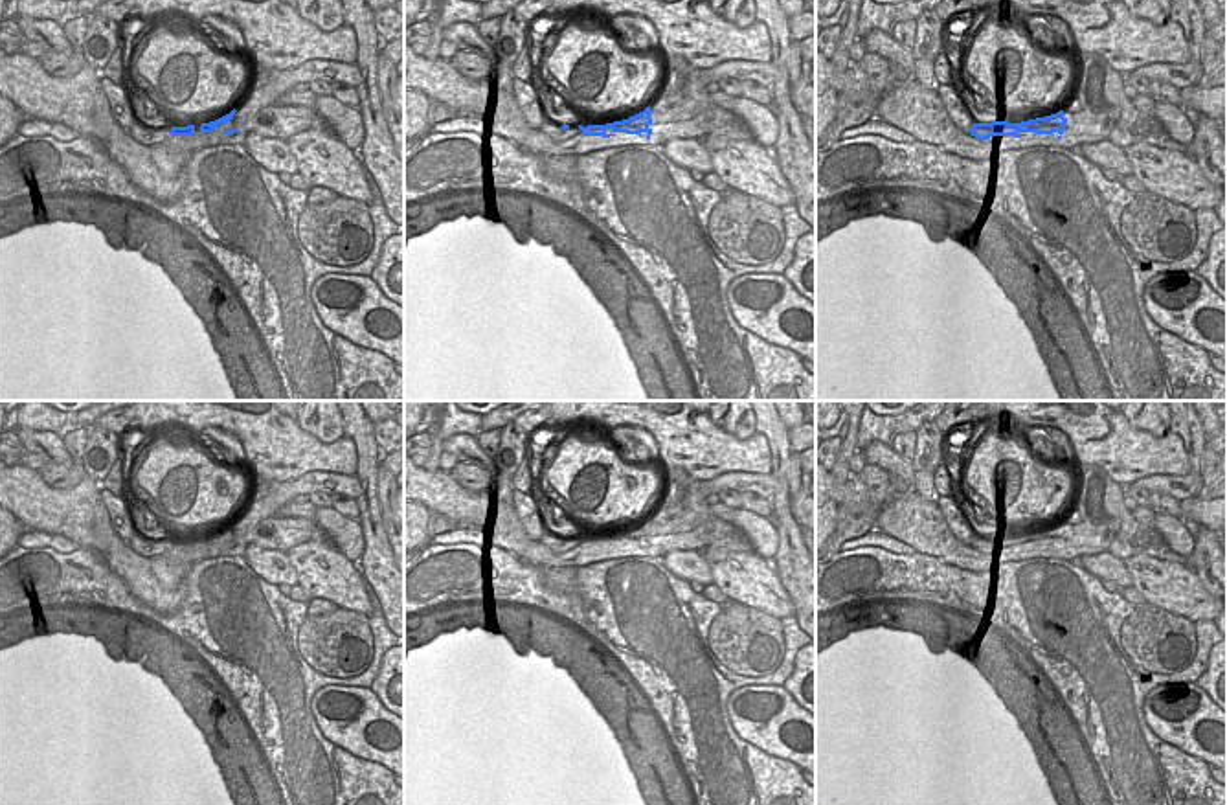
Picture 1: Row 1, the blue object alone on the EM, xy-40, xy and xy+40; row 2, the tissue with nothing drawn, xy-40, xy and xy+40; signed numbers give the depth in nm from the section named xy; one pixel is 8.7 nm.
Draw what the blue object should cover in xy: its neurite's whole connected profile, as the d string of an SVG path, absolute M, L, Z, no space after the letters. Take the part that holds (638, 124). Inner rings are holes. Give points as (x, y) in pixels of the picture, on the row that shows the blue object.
M647 107L643 112L623 119L623 121L614 121L614 123L606 123L606 125L562 125L560 129L542 123L540 130L546 132L553 142L566 142L573 136L577 136L579 132L582 136L602 136L602 138L610 138L615 136L617 132L626 132L626 134L641 134L647 132L647 140L650 140L652 134L652 118L650 118L652 110L650 107Z

